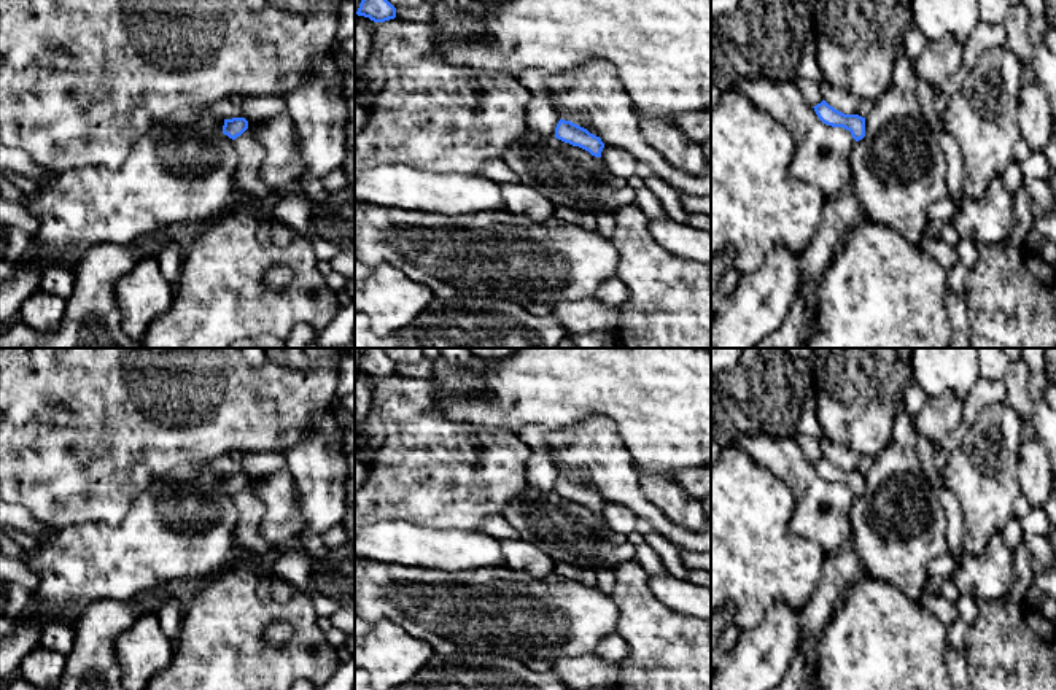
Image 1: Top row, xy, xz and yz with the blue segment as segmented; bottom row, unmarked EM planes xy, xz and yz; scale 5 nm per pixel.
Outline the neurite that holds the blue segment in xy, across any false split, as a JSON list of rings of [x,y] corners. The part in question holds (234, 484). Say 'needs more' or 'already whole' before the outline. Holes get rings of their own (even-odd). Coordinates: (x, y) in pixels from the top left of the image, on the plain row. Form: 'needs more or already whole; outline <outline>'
already whole; outline [[[245,474],[224,475],[223,490],[235,496],[248,485],[248,477]]]

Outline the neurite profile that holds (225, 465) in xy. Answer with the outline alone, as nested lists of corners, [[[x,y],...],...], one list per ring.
[[[227,455],[208,461],[205,466],[210,471],[221,472],[224,475],[243,474],[242,461],[235,461],[235,459],[229,458]]]

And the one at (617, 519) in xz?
[[[604,502],[600,514],[609,529],[619,534],[631,534],[636,531],[638,517],[622,506]]]

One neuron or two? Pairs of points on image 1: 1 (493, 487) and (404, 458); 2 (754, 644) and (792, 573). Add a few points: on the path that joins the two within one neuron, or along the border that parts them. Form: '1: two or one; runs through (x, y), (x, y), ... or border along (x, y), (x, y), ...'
1: one; runs through (471, 474), (427, 472)
2: two; border along (800, 609), (773, 601), (764, 619), (751, 628)

